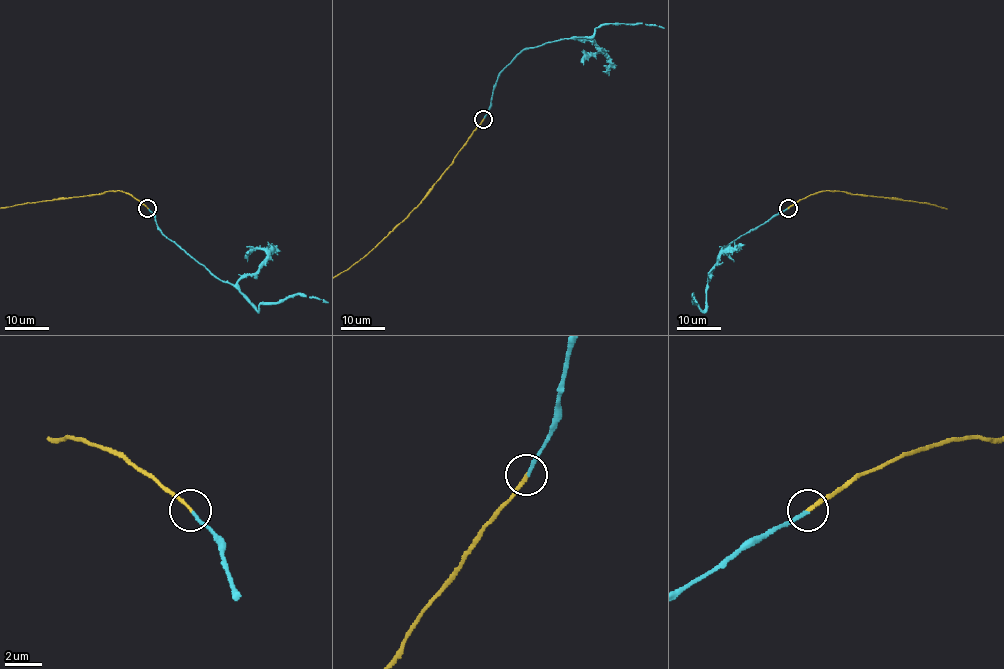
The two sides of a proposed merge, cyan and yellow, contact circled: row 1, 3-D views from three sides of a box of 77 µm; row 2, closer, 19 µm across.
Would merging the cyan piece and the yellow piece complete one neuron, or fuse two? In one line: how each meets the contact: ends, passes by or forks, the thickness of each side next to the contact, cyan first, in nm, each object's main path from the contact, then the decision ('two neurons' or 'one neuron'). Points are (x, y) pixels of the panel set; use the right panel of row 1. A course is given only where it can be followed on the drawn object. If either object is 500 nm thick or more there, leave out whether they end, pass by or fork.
cyan ends | yellow ends | 180/200 nm | one neuron

